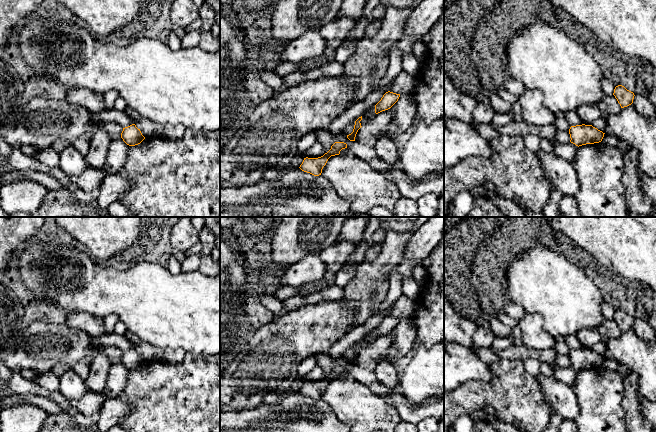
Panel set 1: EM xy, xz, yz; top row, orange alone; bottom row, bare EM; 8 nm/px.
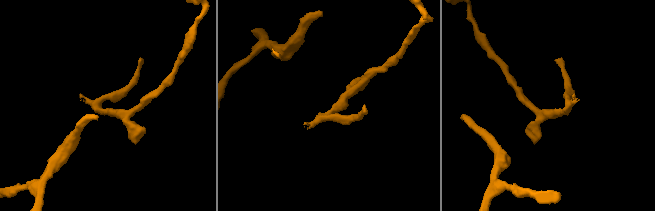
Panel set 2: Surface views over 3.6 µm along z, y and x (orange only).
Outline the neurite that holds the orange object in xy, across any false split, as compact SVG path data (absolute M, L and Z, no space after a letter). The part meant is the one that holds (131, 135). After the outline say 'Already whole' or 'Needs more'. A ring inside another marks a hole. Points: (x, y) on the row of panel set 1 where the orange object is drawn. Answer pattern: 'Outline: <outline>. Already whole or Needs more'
Outline: M135 124L123 128L121 138L129 146L138 145L145 139L140 129L138 129Z. Already whole

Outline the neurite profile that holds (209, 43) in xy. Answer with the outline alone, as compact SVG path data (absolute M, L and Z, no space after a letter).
M201 30L200 43L198 45L203 51L218 52L220 43L218 38L214 37L210 30Z

